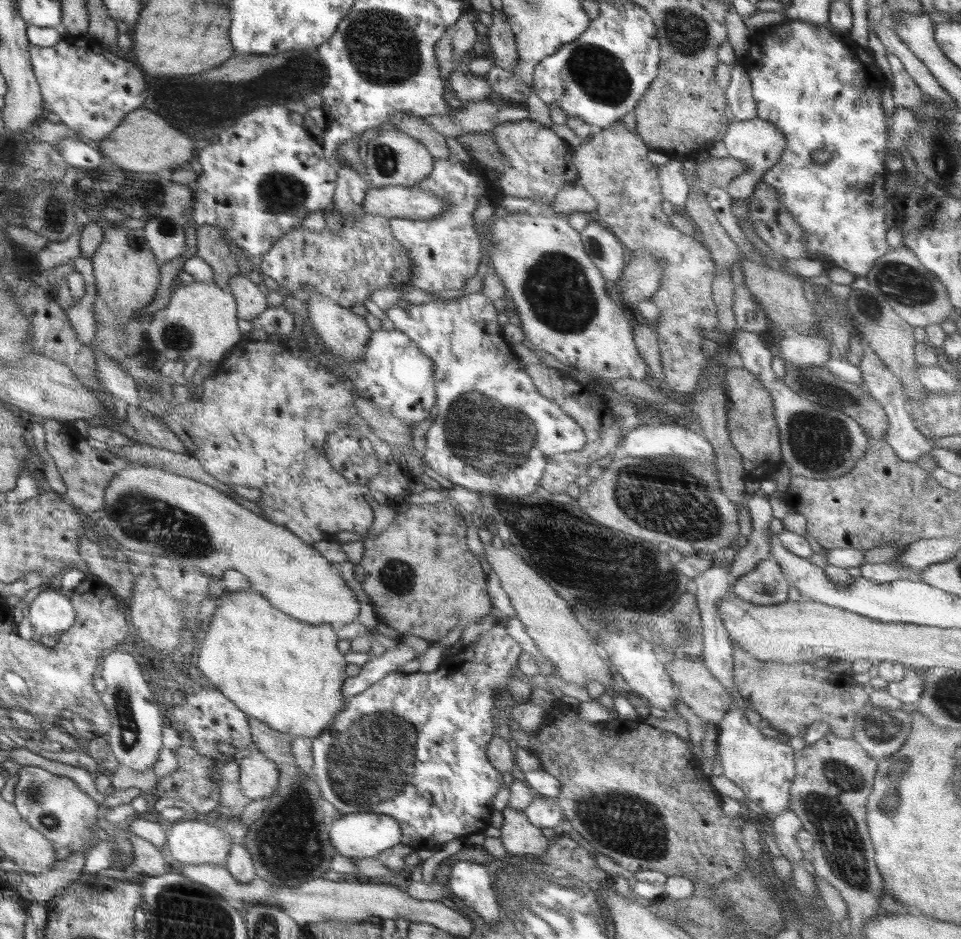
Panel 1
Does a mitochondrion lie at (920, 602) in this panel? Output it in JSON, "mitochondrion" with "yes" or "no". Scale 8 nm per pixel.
{"mitochondrion":"no"}

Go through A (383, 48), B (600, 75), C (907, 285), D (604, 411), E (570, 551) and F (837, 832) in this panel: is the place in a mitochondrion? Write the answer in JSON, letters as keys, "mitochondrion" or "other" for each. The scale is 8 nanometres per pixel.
{"A":"mitochondrion","B":"mitochondrion","C":"mitochondrion","D":"other","E":"mitochondrion","F":"mitochondrion"}

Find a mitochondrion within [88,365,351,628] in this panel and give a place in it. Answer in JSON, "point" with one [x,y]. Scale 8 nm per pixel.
{"point":[145,518]}

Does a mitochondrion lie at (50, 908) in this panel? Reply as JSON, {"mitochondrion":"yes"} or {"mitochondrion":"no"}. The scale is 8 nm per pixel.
{"mitochondrion":"no"}

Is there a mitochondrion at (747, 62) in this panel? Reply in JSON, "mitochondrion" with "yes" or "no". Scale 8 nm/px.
{"mitochondrion":"no"}

